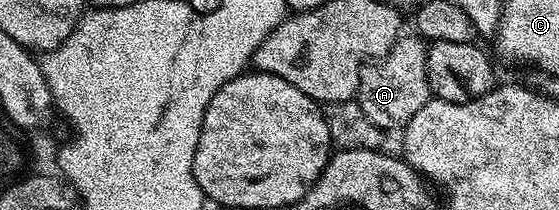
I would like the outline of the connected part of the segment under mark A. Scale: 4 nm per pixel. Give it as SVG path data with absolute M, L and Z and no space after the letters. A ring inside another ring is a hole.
M418 35L400 36L395 46L384 57L374 63L364 64L359 73L359 92L357 100L361 111L377 123L384 131L402 130L425 107L425 103L432 100L433 94L427 78L427 50L422 37Z

